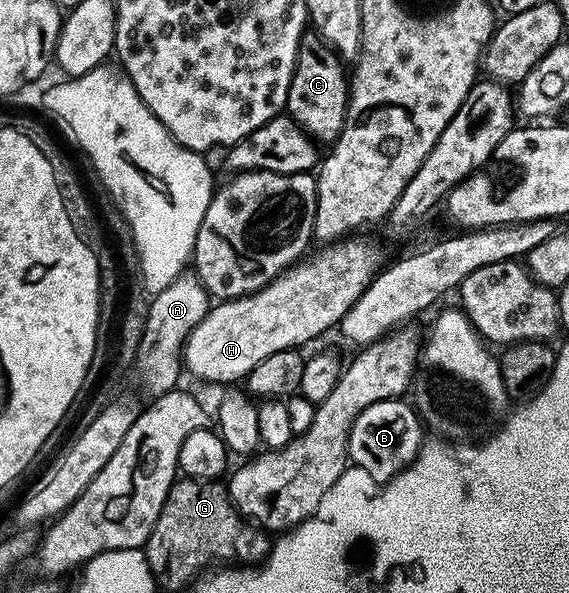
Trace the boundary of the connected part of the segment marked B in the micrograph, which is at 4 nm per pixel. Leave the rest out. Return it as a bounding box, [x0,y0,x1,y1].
[348,399,424,484]

